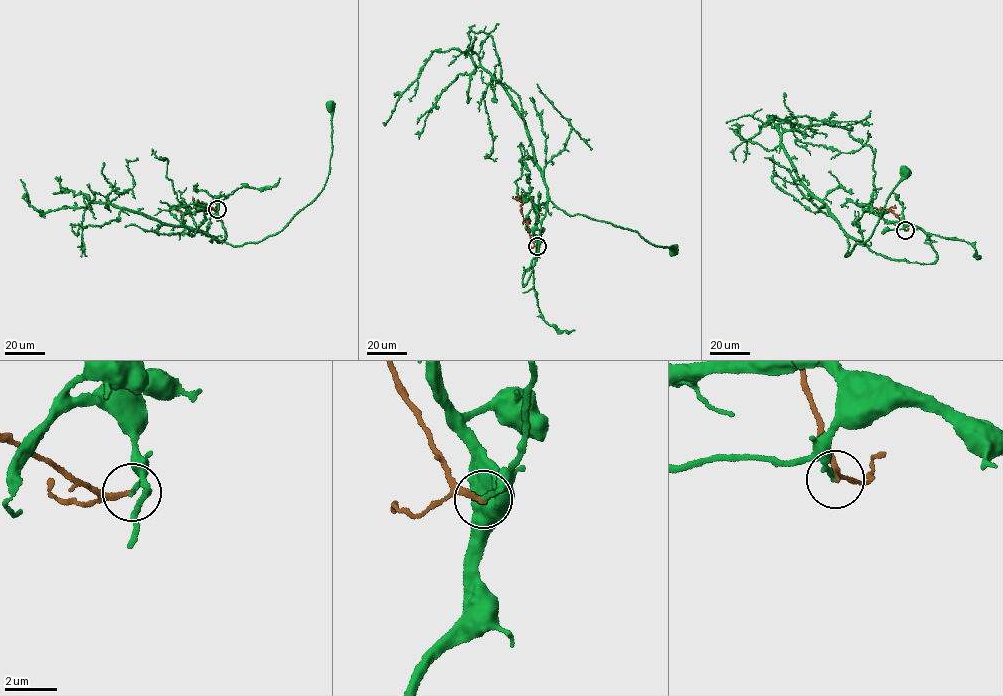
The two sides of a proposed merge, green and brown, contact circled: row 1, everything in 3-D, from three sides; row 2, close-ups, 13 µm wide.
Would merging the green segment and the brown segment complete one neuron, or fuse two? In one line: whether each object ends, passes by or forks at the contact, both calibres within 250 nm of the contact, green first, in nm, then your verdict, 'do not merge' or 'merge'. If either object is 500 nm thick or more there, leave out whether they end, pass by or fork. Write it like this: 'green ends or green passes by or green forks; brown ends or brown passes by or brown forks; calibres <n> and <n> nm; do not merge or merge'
green ends; brown ends; calibres 150 and 200 nm; do not merge

